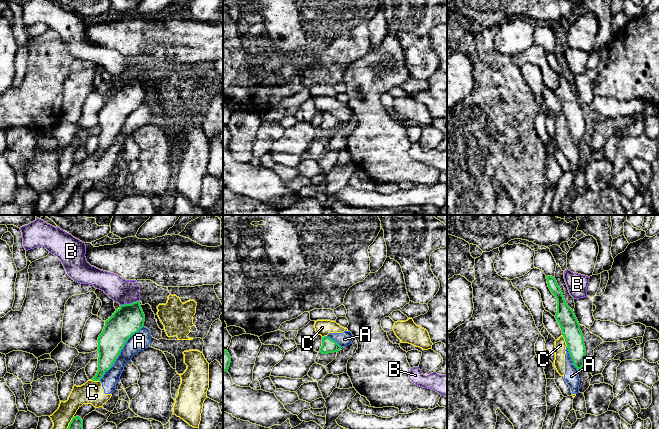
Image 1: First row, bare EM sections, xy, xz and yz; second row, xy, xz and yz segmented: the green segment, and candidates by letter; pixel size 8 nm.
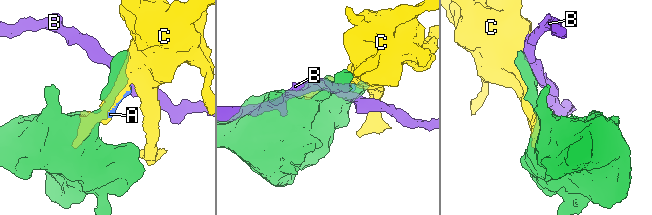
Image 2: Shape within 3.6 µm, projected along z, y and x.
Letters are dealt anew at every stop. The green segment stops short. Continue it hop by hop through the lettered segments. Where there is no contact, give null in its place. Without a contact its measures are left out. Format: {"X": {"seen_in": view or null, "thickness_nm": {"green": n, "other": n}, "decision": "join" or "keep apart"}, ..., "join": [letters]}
{"A": {"seen_in": "xy", "thickness_nm": {"green": 240, "other": 150}, "decision": "keep apart"}, "B": {"seen_in": "xy", "thickness_nm": {"green": 240, "other": 200}, "decision": "keep apart"}, "C": {"seen_in": "yz", "thickness_nm": {"green": 150, "other": 100}, "decision": "keep apart"}, "join": []}

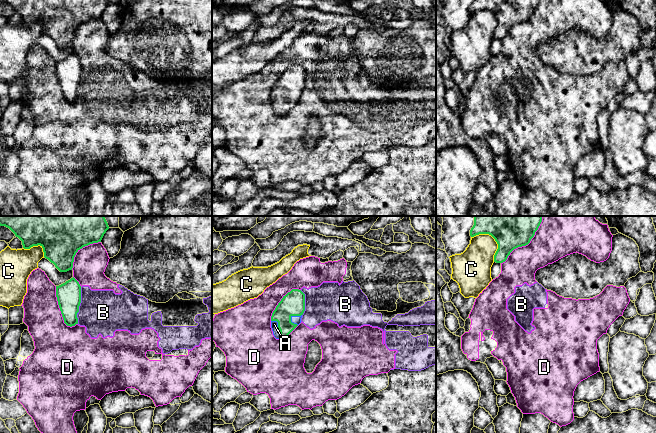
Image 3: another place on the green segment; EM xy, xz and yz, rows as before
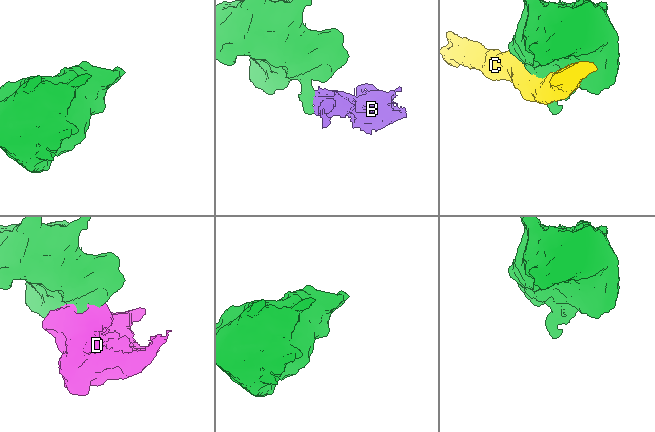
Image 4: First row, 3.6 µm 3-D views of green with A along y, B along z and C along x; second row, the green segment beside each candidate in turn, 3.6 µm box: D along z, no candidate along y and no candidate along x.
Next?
{"A": {"seen_in": "xz", "thickness_nm": {"green": 190, "other": 60}, "decision": "join"}, "B": {"seen_in": "xy", "thickness_nm": {"green": 200, "other": 360}, "decision": "keep apart"}, "C": {"seen_in": "yz", "thickness_nm": {"green": 200, "other": 260}, "decision": "keep apart"}, "D": {"seen_in": "xy", "thickness_nm": {"green": 200, "other": 320}, "decision": "keep apart"}, "join": ["A"]}

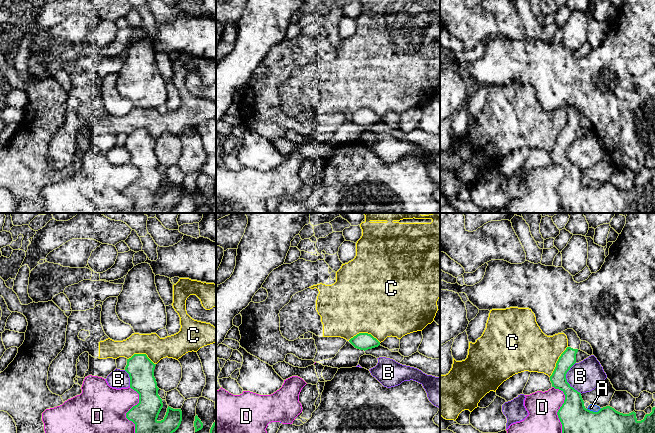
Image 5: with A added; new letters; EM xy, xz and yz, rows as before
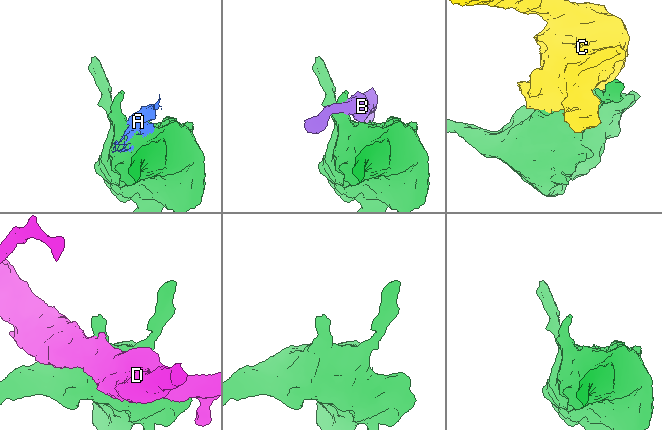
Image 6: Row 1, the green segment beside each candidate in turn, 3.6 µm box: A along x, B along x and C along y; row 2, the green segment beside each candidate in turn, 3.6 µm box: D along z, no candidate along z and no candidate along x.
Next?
{"A": {"seen_in": "yz", "thickness_nm": {"green": 440, "other": 60}, "decision": "keep apart"}, "B": {"seen_in": "yz", "thickness_nm": {"green": 190, "other": 240}, "decision": "keep apart"}, "C": {"seen_in": "xz", "thickness_nm": {"green": 140, "other": 500}, "decision": "keep apart"}, "D": {"seen_in": "yz", "thickness_nm": {"green": 340, "other": 340}, "decision": "keep apart"}, "join": []}

